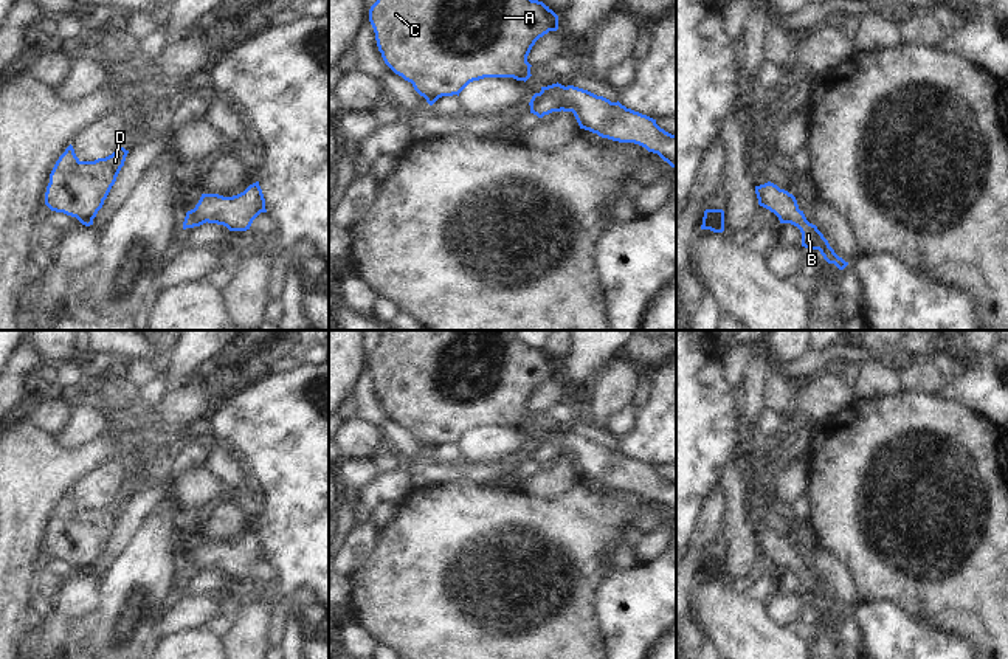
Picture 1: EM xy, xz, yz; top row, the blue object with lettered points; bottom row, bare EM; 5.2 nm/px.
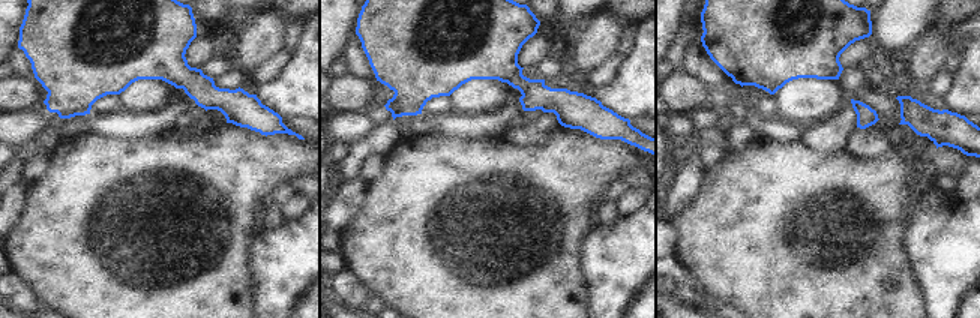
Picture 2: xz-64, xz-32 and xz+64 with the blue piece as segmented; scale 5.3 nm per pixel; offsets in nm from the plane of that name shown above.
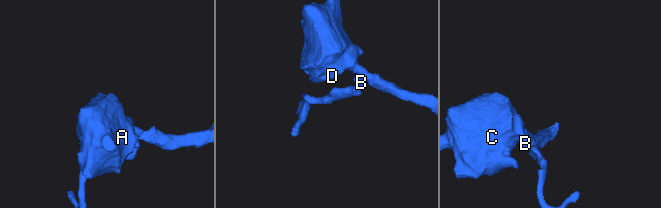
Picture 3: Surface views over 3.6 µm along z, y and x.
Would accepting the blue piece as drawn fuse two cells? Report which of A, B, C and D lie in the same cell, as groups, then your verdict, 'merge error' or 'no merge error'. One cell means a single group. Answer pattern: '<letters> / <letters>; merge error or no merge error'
A B C D; no merge error

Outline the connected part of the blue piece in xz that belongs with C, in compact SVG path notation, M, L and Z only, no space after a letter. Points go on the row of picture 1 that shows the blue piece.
M377 0L369 9L378 51L385 64L433 105L442 96L457 95L473 81L513 78L527 81L527 56L535 42L558 29L558 16L538 0Z

